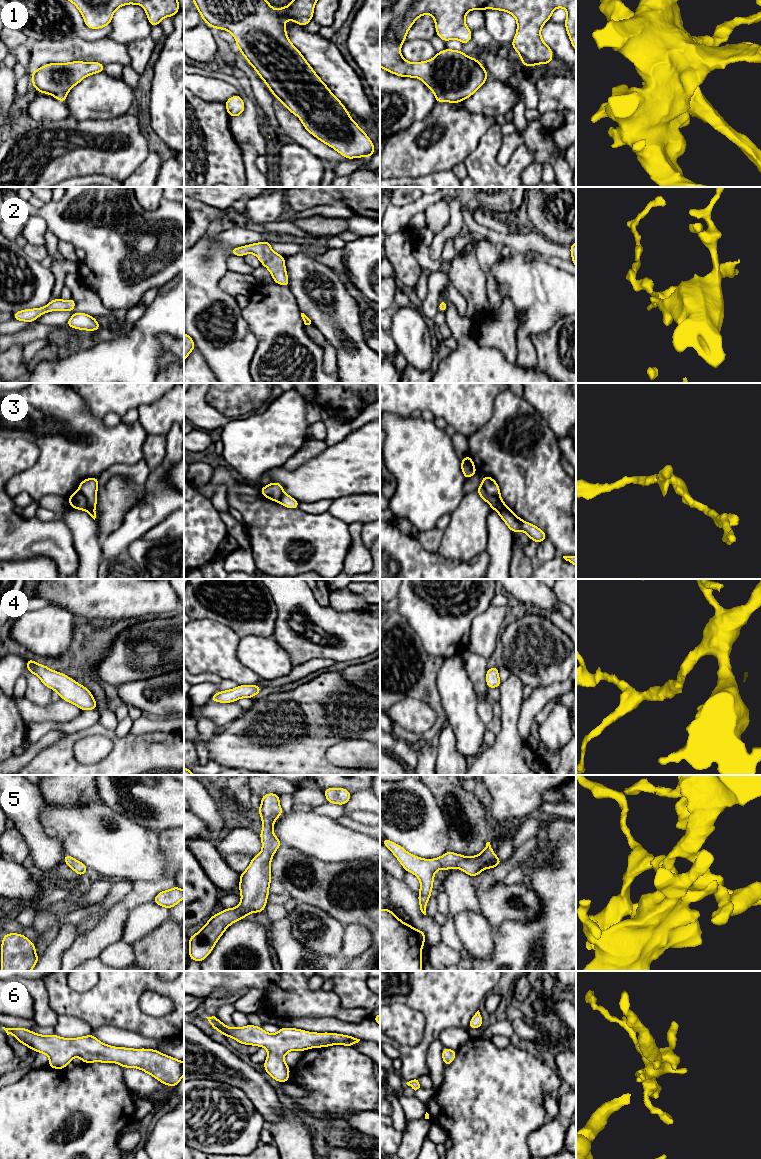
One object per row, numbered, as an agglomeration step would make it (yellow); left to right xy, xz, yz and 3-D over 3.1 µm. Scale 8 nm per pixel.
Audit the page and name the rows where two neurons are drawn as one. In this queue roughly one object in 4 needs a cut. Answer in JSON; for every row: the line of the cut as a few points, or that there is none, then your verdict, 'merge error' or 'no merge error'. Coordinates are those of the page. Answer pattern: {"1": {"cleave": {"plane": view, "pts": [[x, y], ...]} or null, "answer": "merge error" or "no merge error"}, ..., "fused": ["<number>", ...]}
{"1": {"cleave": null, "answer": "no merge error"}, "2": {"cleave": null, "answer": "no merge error"}, "3": {"cleave": {"plane": "yz", "pts": [[482, 484], [484, 489], [496, 498], [495, 509]]}, "answer": "merge error"}, "4": {"cleave": null, "answer": "no merge error"}, "5": {"cleave": null, "answer": "no merge error"}, "6": {"cleave": null, "answer": "no merge error"}, "fused": ["3"]}

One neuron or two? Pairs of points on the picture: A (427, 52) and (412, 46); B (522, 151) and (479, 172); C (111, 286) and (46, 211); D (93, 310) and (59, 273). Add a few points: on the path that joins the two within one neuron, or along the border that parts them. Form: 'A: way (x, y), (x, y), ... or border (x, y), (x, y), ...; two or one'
A: way (423, 50), (416, 50); one
B: way (514, 163), (505, 172), (491, 172); one
C: way (109, 265), (67, 223); one
D: border (76, 271), (66, 275), (64, 285); two

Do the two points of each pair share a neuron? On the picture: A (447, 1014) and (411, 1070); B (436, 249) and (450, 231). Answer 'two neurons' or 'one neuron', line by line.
A: one neuron
B: one neuron

